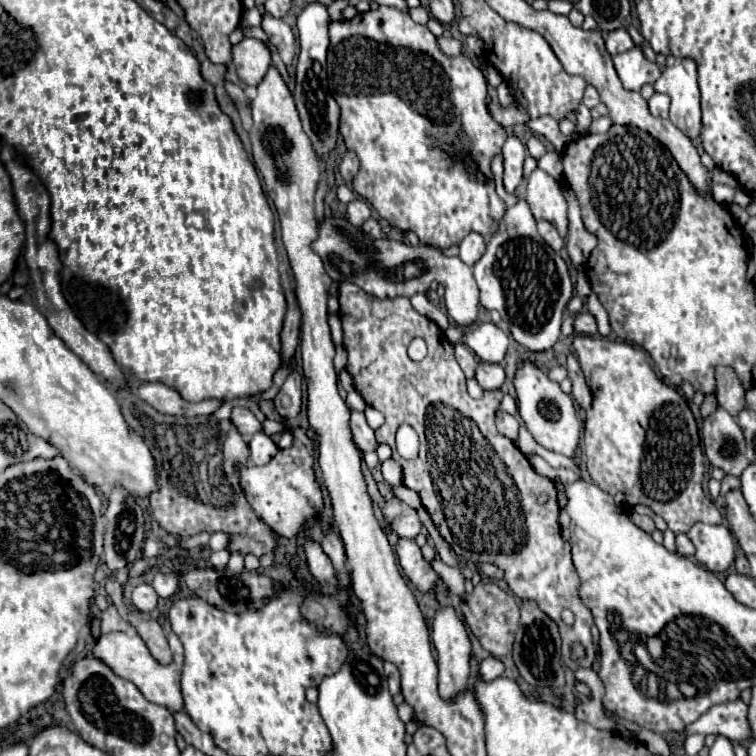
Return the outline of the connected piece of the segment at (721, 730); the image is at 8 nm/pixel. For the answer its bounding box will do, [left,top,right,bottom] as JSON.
[678,700,752,744]

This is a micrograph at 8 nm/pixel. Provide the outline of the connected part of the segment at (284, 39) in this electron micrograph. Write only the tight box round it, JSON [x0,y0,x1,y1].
[262,14,296,64]

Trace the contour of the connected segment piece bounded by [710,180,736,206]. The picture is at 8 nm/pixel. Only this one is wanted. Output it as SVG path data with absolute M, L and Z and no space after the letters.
M710 180L710 188L712 188L712 196L714 196L716 202L726 204L726 206L732 206L736 188L730 188L730 186L718 186L718 184L714 184L712 180Z

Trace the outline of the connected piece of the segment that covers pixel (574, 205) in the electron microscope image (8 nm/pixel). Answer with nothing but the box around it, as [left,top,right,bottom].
[565,188,598,270]

